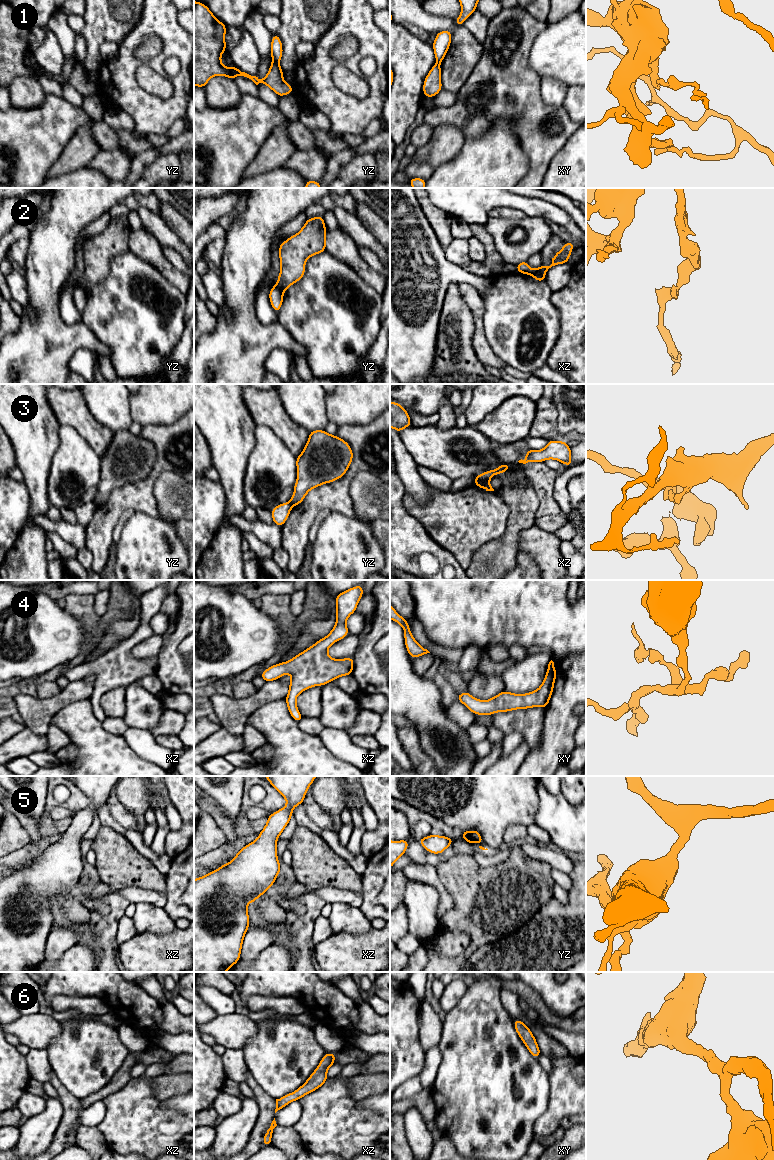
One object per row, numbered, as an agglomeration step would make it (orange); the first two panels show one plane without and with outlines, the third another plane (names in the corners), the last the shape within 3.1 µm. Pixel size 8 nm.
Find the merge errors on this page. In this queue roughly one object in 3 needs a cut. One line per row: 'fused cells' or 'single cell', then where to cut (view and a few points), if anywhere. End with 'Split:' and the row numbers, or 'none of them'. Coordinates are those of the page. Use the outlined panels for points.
1: fused cells | yz (272, 62), (278, 64)
2: fused cells | xz (544, 272), (539, 272), (533, 276)
3: fused cells | xz (475, 478), (488, 481)
4: single cell | no cut
5: single cell | no cut
6: single cell | no cut
Split: 1, 2, 3

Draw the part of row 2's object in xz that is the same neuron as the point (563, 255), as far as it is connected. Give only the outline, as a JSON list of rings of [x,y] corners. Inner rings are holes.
[[[565,242],[563,248],[557,252],[553,258],[552,258],[552,264],[550,266],[541,265],[539,268],[532,270],[528,264],[527,261],[522,261],[518,263],[516,266],[516,269],[518,273],[527,274],[530,276],[534,276],[536,274],[539,274],[541,272],[546,273],[549,268],[555,265],[567,263],[571,255],[571,251],[575,247],[575,244],[573,242]]]

